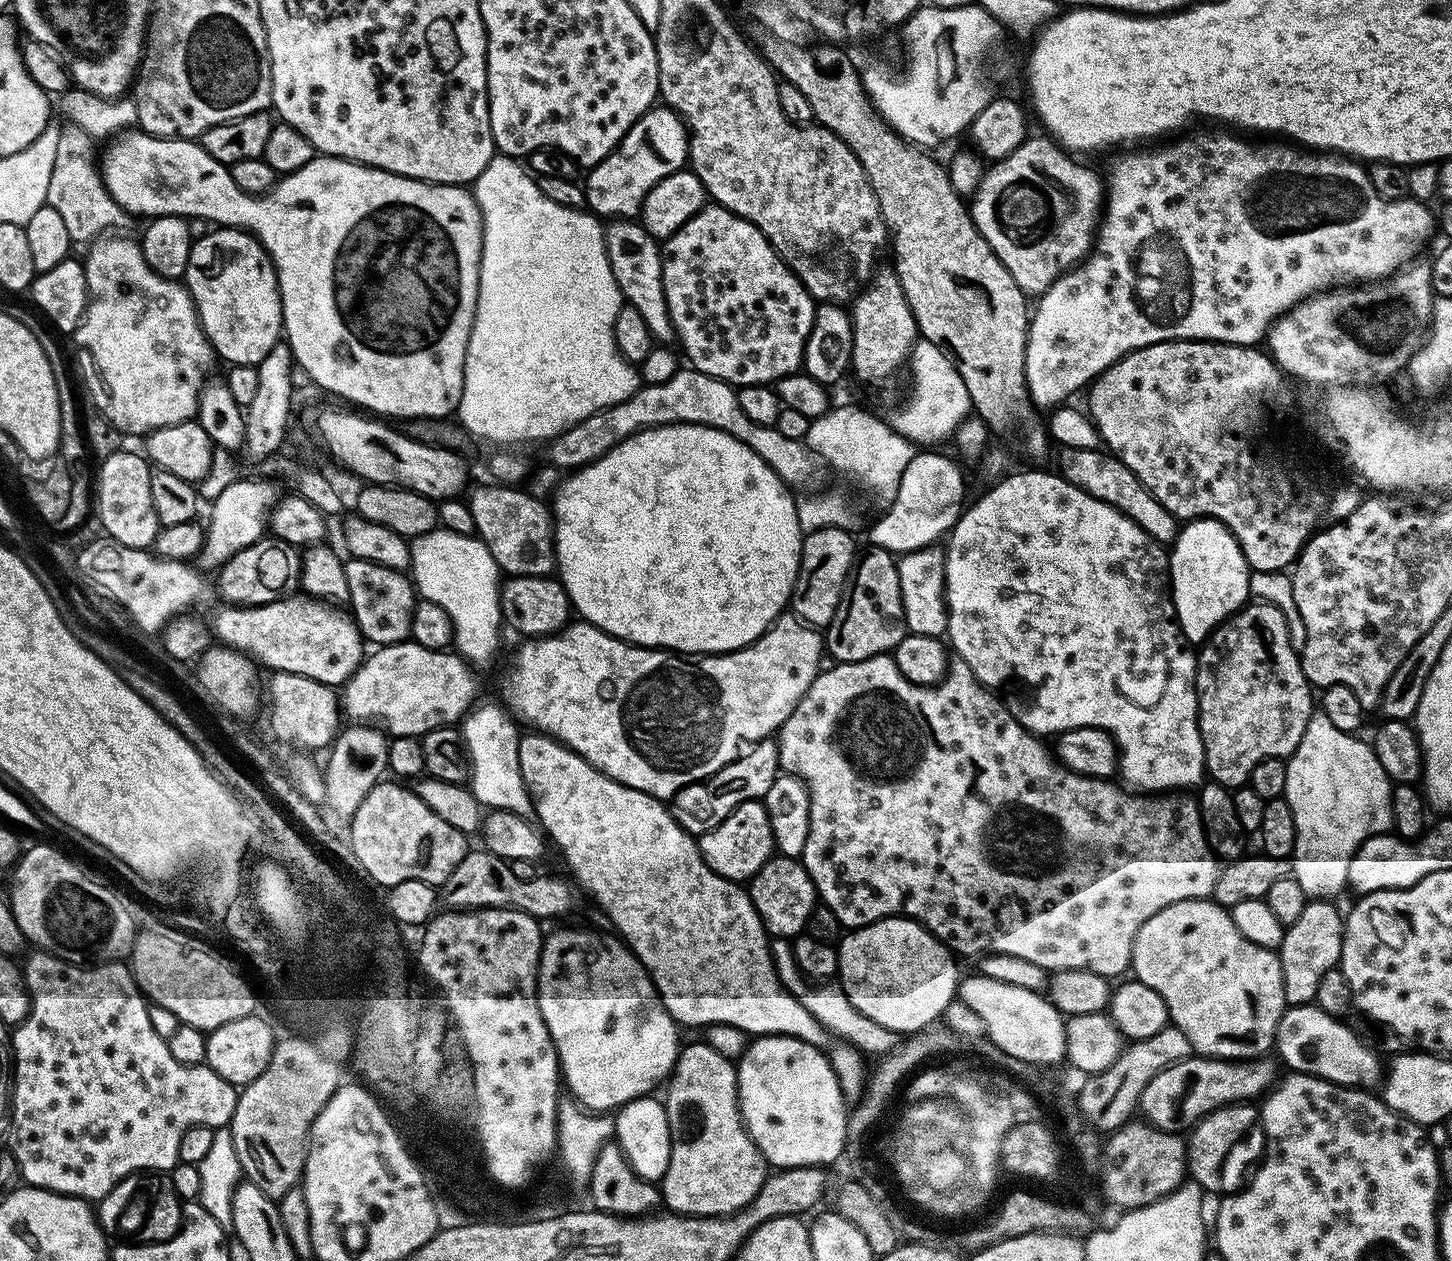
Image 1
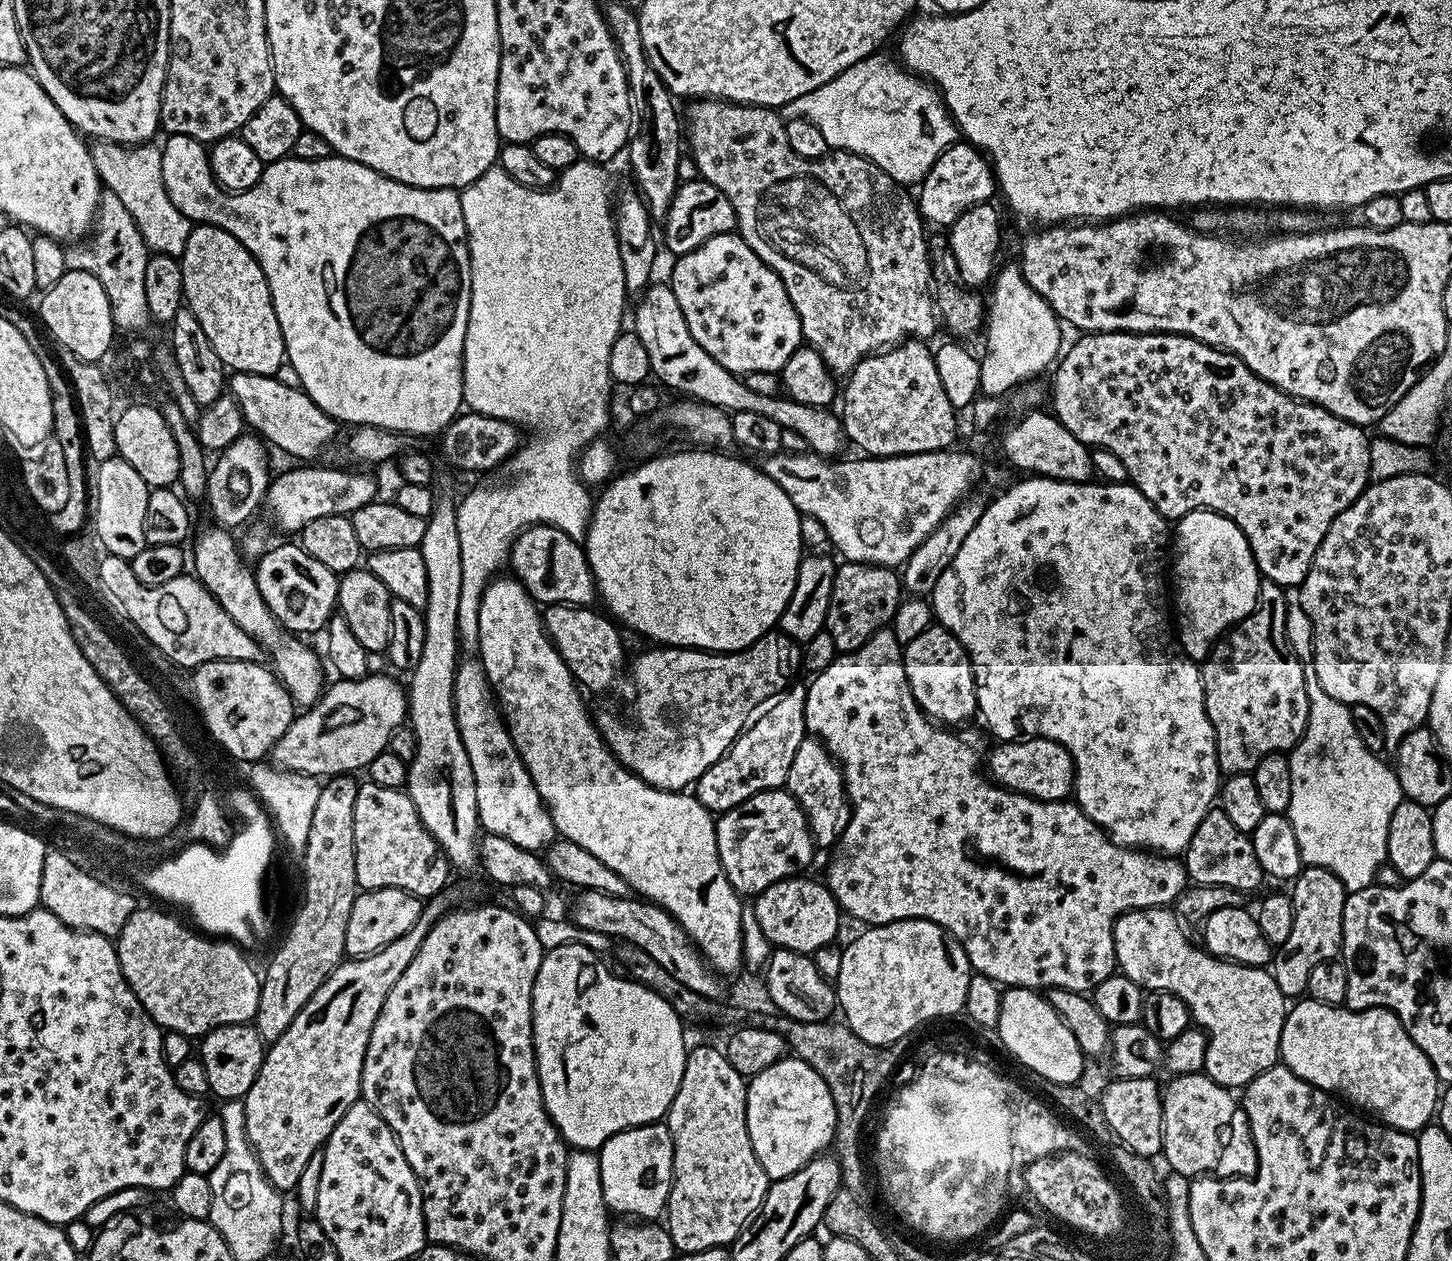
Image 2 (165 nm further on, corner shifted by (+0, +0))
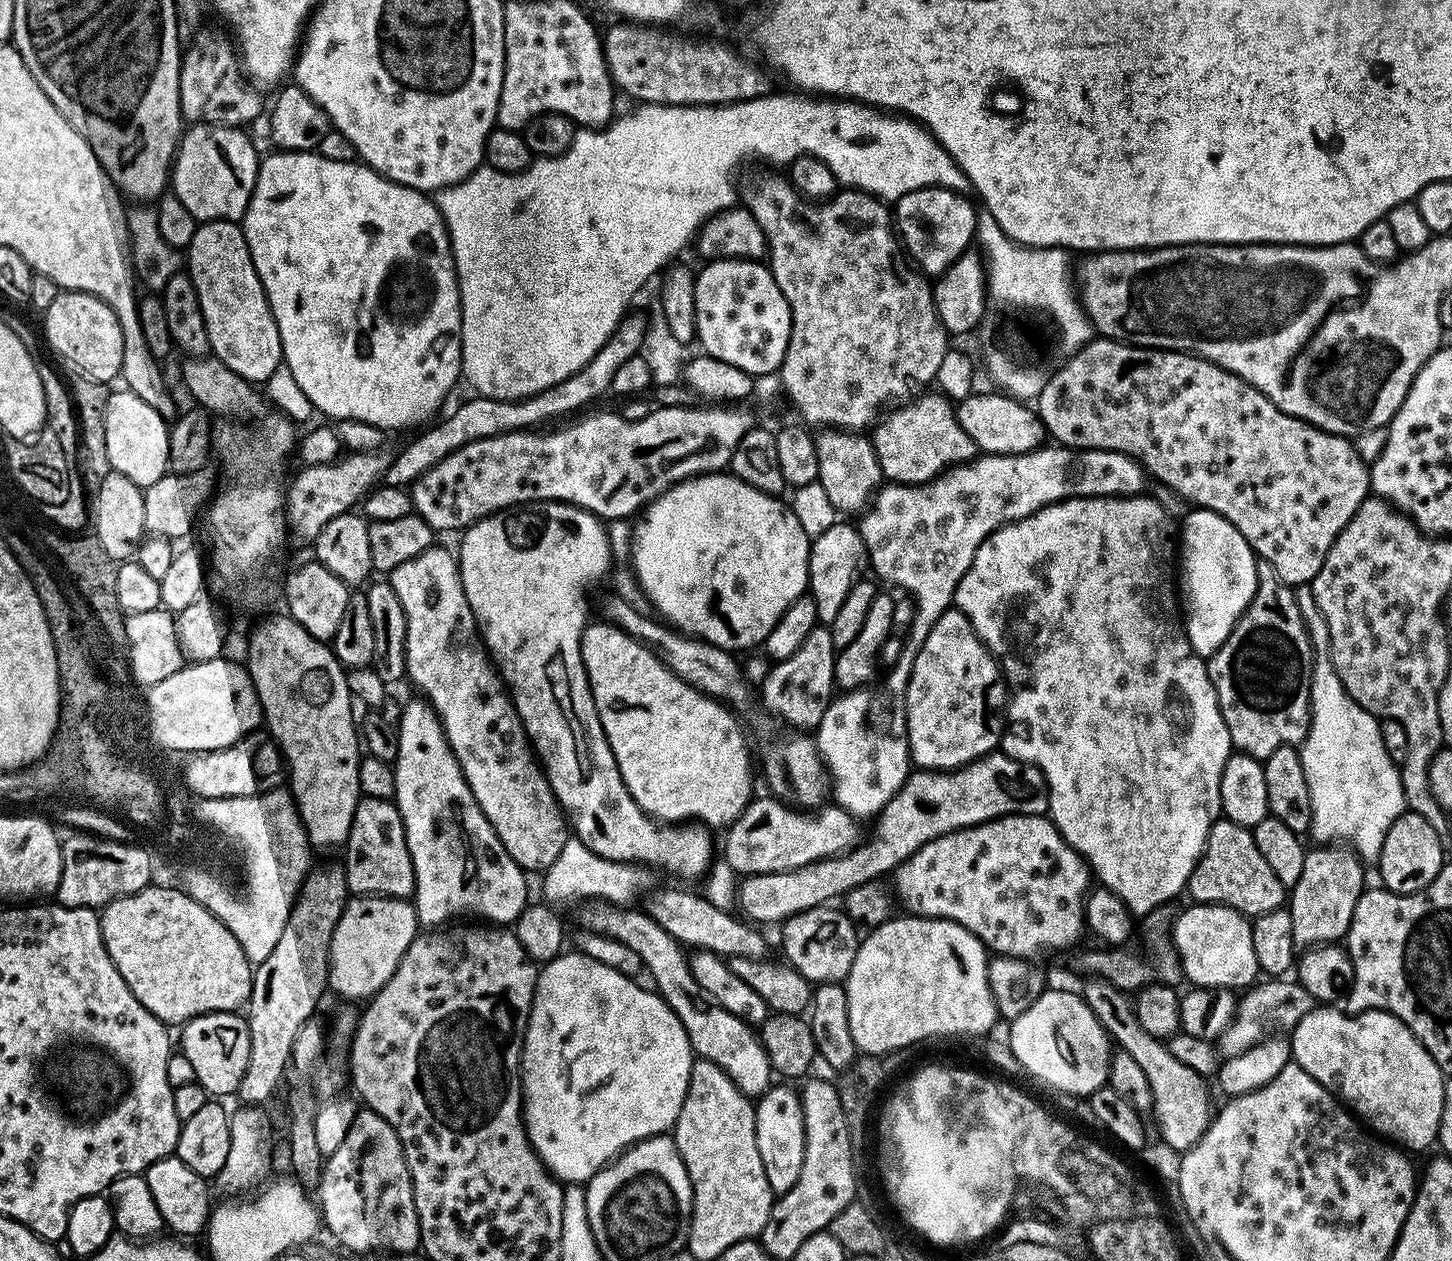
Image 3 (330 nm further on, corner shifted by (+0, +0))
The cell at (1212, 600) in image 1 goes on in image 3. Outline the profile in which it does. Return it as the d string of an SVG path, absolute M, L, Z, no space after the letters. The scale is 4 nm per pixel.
M1196 508L1183 518L1178 532L1178 568L1184 573L1179 573L1178 580L1182 585L1184 629L1197 656L1213 656L1250 606L1256 593L1257 559L1246 538L1217 512Z

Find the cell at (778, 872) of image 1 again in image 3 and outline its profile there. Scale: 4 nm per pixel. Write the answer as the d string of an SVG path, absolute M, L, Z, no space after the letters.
M821 906L794 914L789 920L783 921L779 929L784 939L783 959L816 986L843 981L856 957L857 925L847 912L832 907L836 906Z

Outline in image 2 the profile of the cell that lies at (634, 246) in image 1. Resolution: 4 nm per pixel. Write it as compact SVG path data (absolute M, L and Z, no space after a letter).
M653 282L649 284L644 295L639 297L635 304L636 324L634 324L634 331L638 334L638 338L642 338L642 346L646 346L646 354L650 354L652 376L665 389L667 389L666 387L673 388L676 394L681 397L699 400L700 403L710 406L718 406L723 412L729 414L742 410L754 410L754 414L766 414L766 418L774 418L774 422L778 422L780 428L789 428L798 434L802 434L802 438L806 438L809 449L818 456L832 458L839 453L836 451L840 447L845 447L844 425L837 413L835 416L832 410L827 407L804 405L802 402L792 400L787 394L763 396L755 390L750 390L750 386L746 386L743 379L736 373L726 370L726 366L718 366L718 362L714 362L714 358L710 358L710 354L706 354L706 350L702 350L702 346L698 346L698 342L694 342L694 334L690 334L690 326L686 326L686 318L682 315L682 306L678 306L678 298L674 298L672 289L667 283Z

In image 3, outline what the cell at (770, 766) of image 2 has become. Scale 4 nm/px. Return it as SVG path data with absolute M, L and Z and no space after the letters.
M817 626L810 630L806 642L790 658L775 661L769 667L768 677L762 681L758 696L776 716L781 716L785 725L797 730L814 730L822 722L822 714L826 714L829 704L834 699L836 682L836 658L838 649L832 641L832 629L828 626Z

